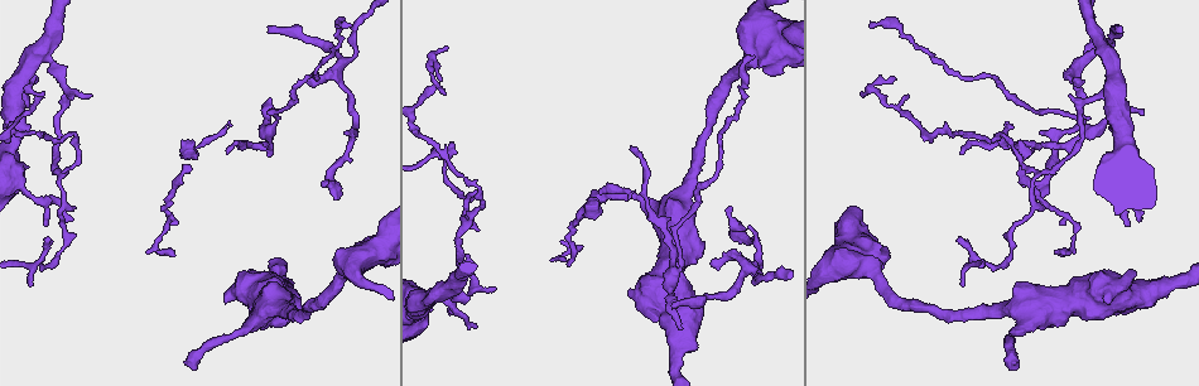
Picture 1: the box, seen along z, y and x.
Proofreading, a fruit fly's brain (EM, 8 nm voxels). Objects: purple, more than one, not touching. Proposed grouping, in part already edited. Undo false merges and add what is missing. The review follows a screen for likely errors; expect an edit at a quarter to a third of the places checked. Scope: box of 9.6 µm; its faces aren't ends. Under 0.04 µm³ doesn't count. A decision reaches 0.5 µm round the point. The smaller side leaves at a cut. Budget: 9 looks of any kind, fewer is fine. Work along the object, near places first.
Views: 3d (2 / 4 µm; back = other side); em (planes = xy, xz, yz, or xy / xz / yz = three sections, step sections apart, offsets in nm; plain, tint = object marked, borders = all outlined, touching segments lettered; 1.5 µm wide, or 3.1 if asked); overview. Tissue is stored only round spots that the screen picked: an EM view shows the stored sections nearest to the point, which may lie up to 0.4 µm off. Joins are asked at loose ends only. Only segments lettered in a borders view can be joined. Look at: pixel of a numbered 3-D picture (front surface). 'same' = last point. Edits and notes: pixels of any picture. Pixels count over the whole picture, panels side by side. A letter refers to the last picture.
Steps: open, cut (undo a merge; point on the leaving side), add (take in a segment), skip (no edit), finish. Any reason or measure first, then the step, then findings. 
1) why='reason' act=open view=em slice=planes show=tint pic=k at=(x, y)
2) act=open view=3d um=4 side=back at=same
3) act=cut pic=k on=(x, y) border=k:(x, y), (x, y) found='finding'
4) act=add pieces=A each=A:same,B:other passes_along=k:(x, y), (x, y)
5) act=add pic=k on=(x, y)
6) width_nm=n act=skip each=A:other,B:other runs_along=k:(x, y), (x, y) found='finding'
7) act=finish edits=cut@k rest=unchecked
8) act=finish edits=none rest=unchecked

why='free end' act=open view=em slice=planes show=borders pic=1 at=(737, 222)

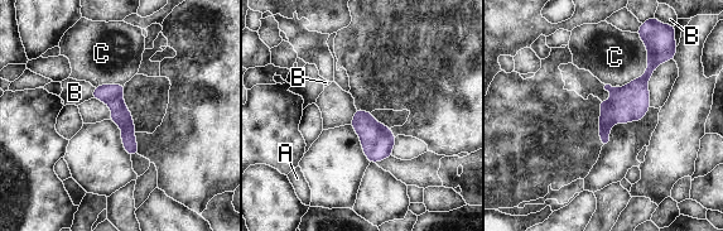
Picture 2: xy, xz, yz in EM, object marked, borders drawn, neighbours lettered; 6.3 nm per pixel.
act=skip each=A:other,B:other,C:other found='none of them fits'

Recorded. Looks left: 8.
why='abrupt turn' act=open view=em slice=planes show=borders pic=1 at=(354, 119)

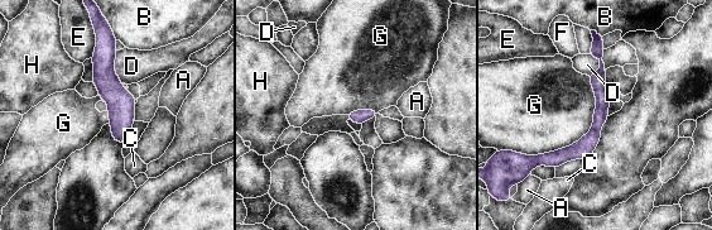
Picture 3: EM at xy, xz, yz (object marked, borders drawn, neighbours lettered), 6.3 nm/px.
act=skip each=A:other,B:other,C:other,D:other,E:other,F:other,G:other,H:other border=3:(588, 76), (592, 127), (520, 153) found='all the same neuron'

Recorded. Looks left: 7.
why='branch stops here' act=open view=3d um=2 pic=1 at=(1141, 114)

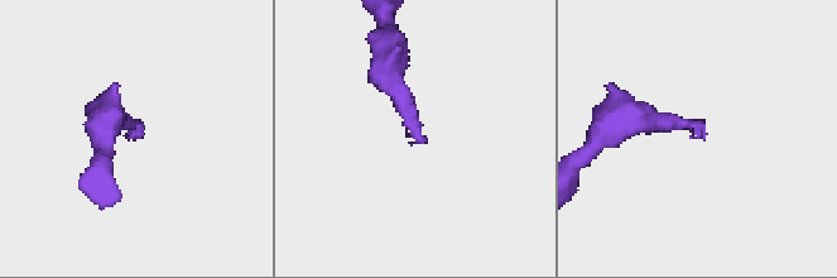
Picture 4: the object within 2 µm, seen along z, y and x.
why='shape alone is not enough' act=open view=em slice=planes show=borders pic=4 at=(411, 145)

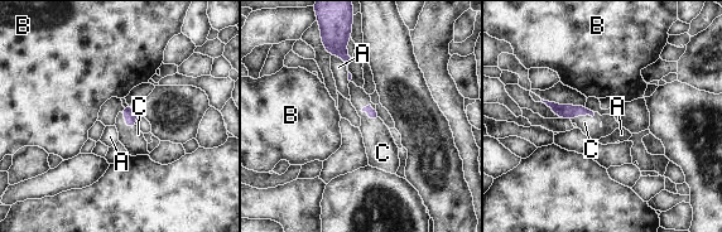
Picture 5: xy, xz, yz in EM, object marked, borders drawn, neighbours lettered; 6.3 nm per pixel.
act=add pieces=C each=A:other,B:other,C:same passes_along=5:(372, 114), (369, 119), (383, 153) found='it goes on there'

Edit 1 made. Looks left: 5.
why='redraw' act=open view=overview

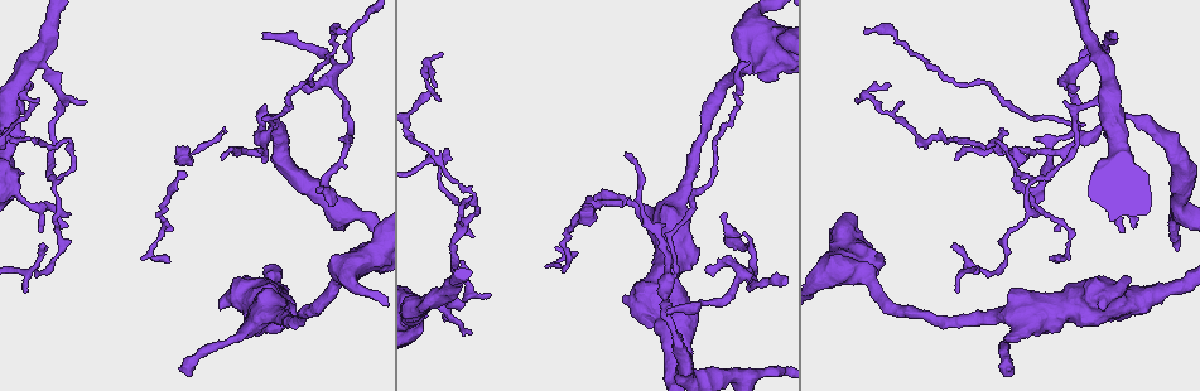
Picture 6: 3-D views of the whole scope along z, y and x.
why='an open end' act=open view=em slice=planes show=tint pic=6 at=(902, 101)

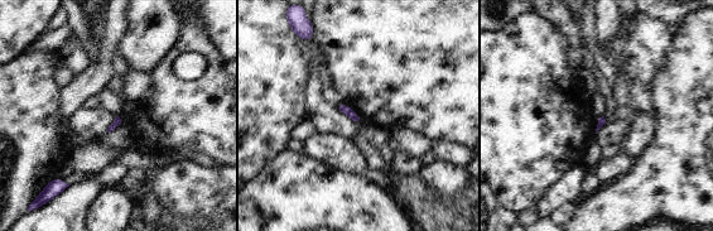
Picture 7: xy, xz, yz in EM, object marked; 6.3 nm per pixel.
why='see the neighbours' act=open view=em slice=planes show=borders at=same

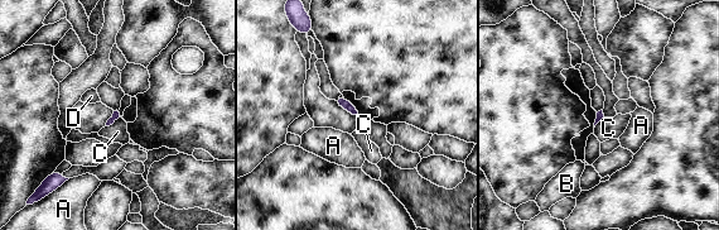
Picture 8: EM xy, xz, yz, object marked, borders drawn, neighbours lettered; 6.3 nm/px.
longest_contact=C:110nm act=skip each=A:other,B:other,C:other,D:other found='none of them fits'

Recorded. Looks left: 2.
act=finish edits=add@5 rest=unchecked

